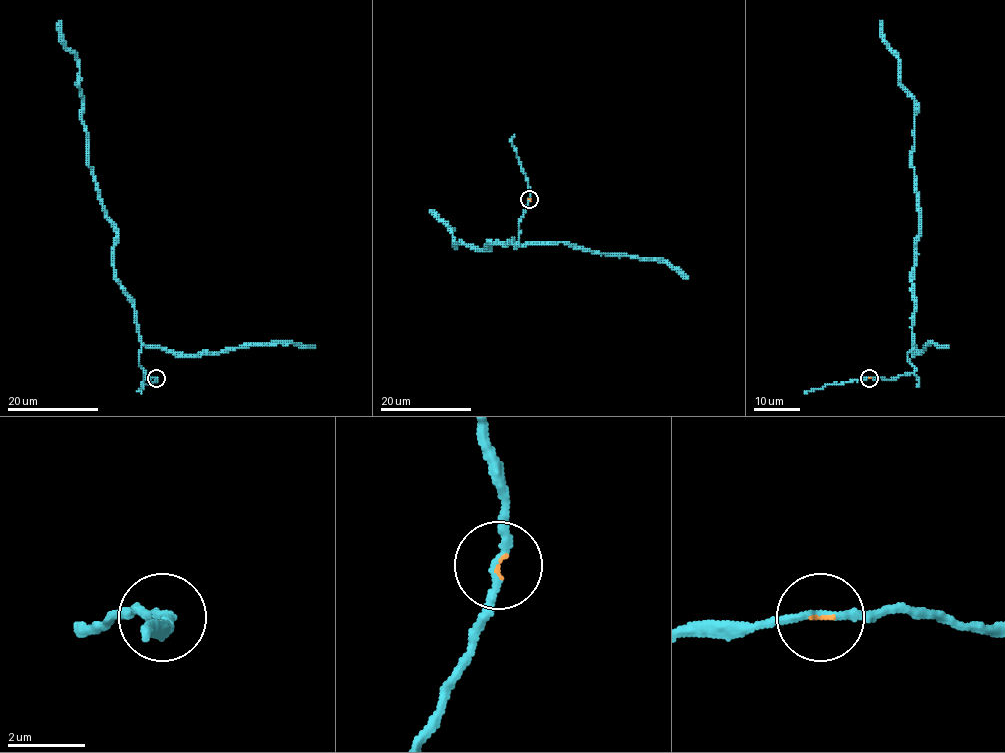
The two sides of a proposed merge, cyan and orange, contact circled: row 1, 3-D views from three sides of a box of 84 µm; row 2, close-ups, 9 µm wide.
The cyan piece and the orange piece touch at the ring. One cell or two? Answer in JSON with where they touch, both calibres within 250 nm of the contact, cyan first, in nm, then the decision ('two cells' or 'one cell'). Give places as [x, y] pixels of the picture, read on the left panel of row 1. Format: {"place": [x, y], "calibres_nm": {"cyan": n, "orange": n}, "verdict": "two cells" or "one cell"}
{"place": [156, 378], "calibres_nm": {"cyan": 200, "orange": 60}, "verdict": "one cell"}

